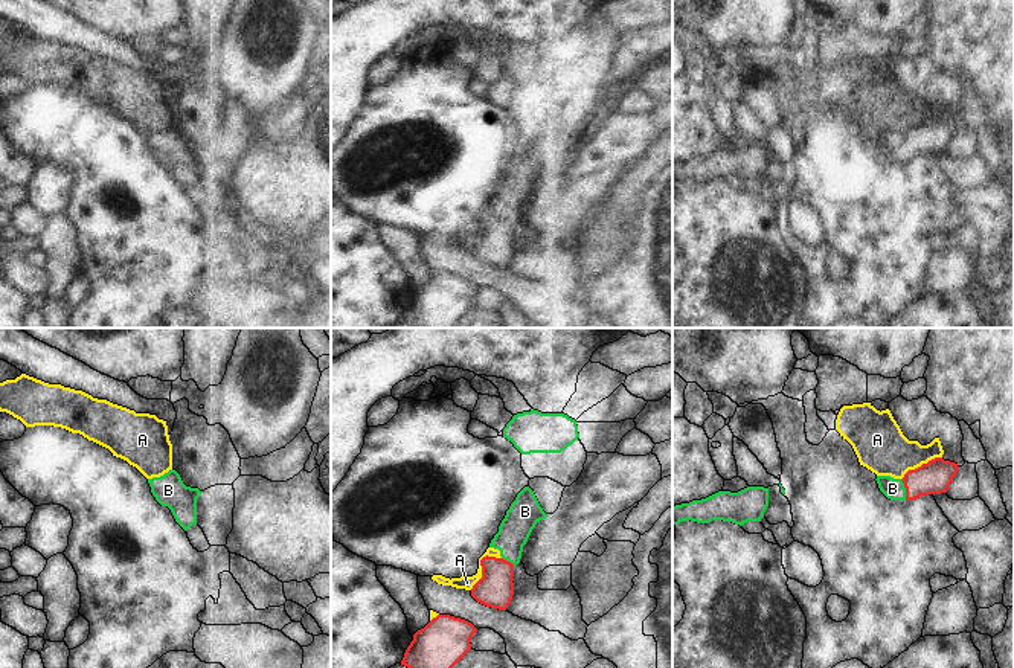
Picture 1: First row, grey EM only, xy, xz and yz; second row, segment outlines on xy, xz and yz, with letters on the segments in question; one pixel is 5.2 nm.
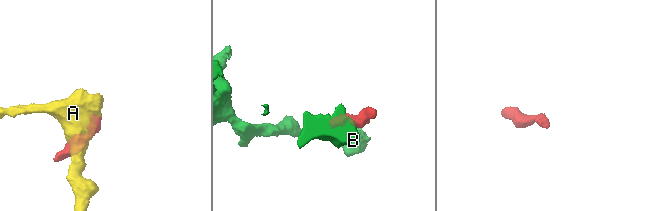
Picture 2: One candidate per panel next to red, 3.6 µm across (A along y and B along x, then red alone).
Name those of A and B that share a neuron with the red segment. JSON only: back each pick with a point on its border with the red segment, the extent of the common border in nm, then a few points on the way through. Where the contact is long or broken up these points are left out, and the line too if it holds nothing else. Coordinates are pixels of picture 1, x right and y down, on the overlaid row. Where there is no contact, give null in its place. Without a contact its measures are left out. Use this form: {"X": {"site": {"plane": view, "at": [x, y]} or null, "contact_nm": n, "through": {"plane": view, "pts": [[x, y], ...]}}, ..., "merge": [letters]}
{"B": {"site": {"plane": "yz", "at": [906, 490]}, "contact_nm": 120, "through": {"plane": "yz", "pts": [[933, 478], [917, 482], [906, 490], [892, 488]]}}, "merge": ["B"]}

